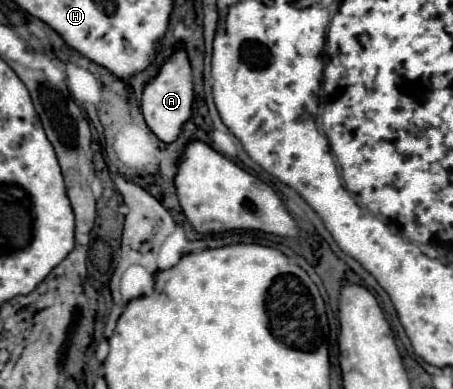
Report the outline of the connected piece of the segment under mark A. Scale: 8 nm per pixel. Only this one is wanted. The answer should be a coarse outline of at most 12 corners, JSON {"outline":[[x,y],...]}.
{"outline":[[178,49],[144,87],[152,133],[174,143],[192,115],[194,83]]}

